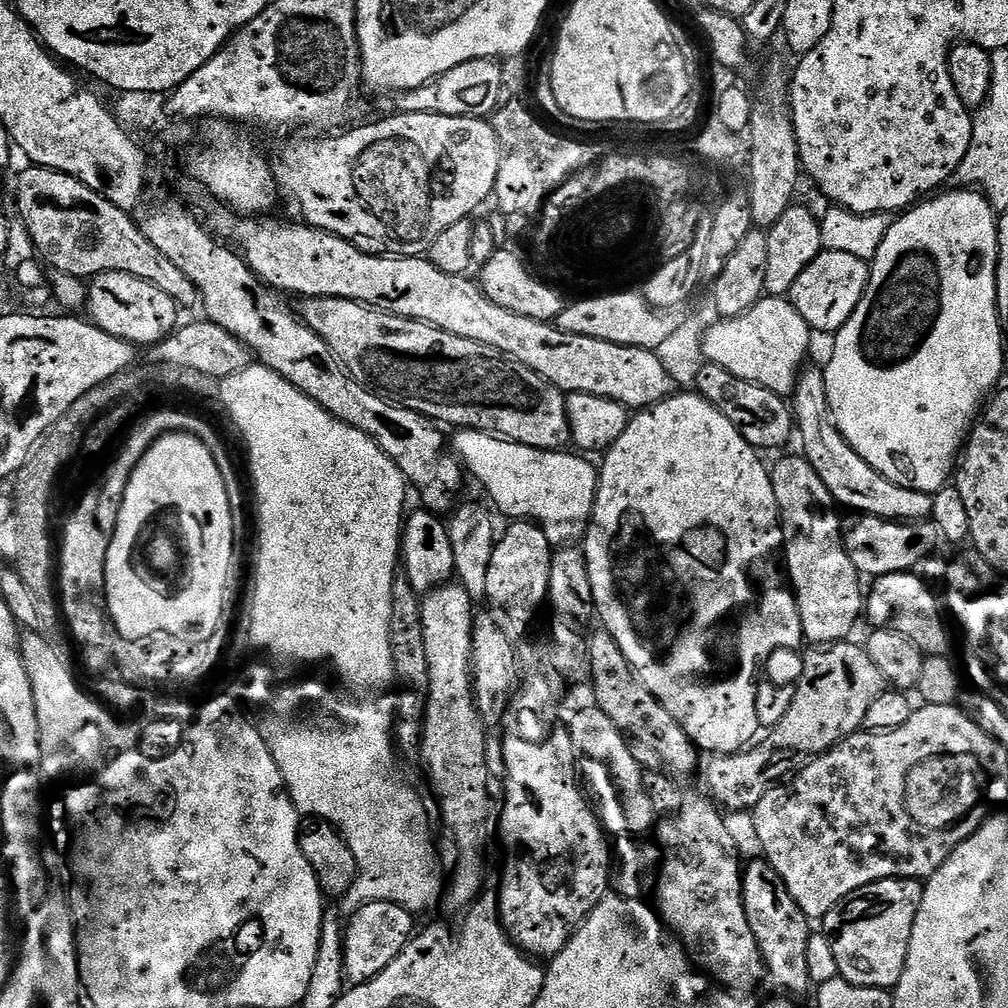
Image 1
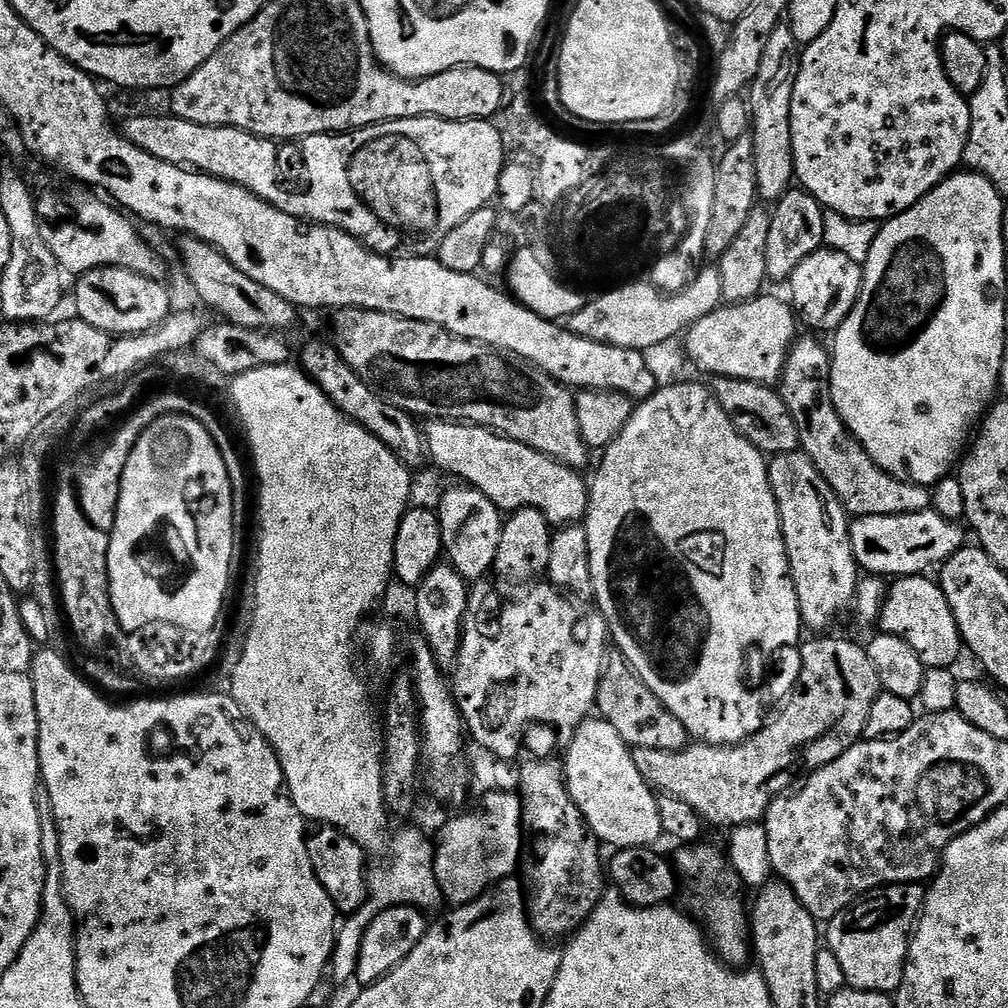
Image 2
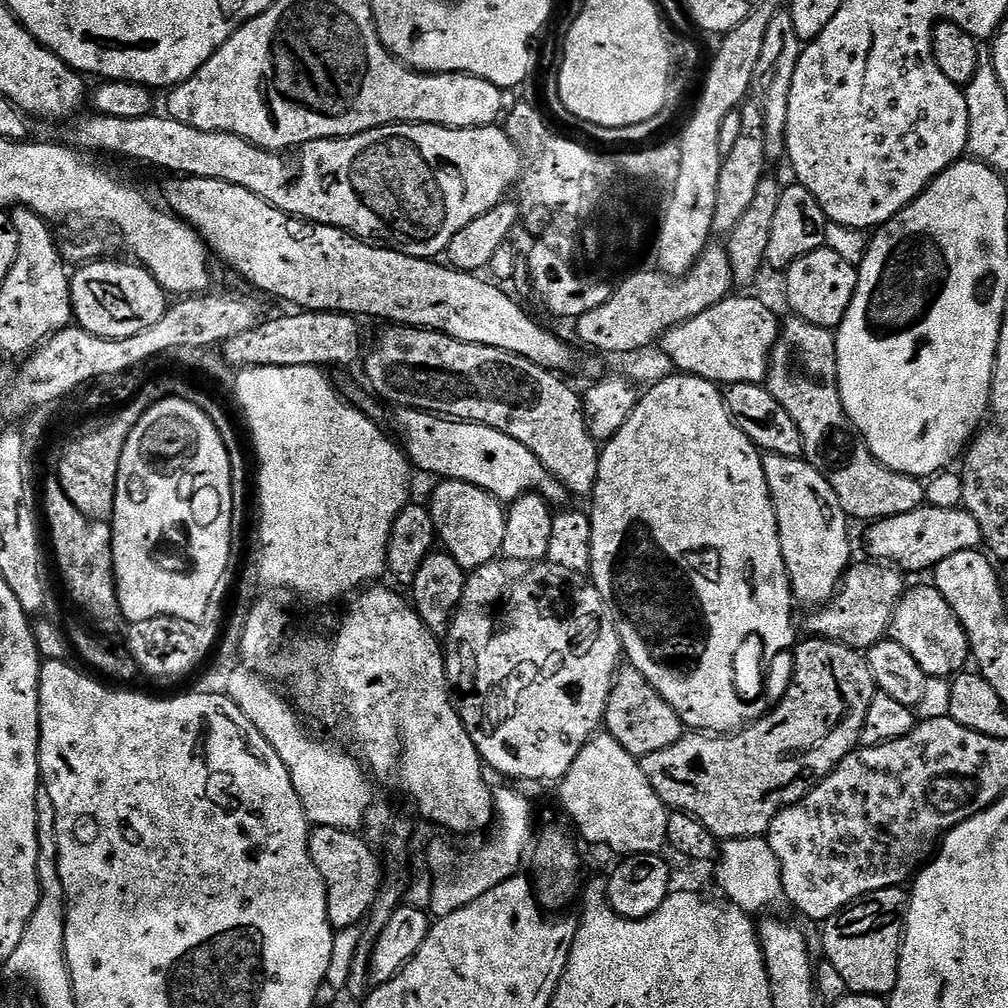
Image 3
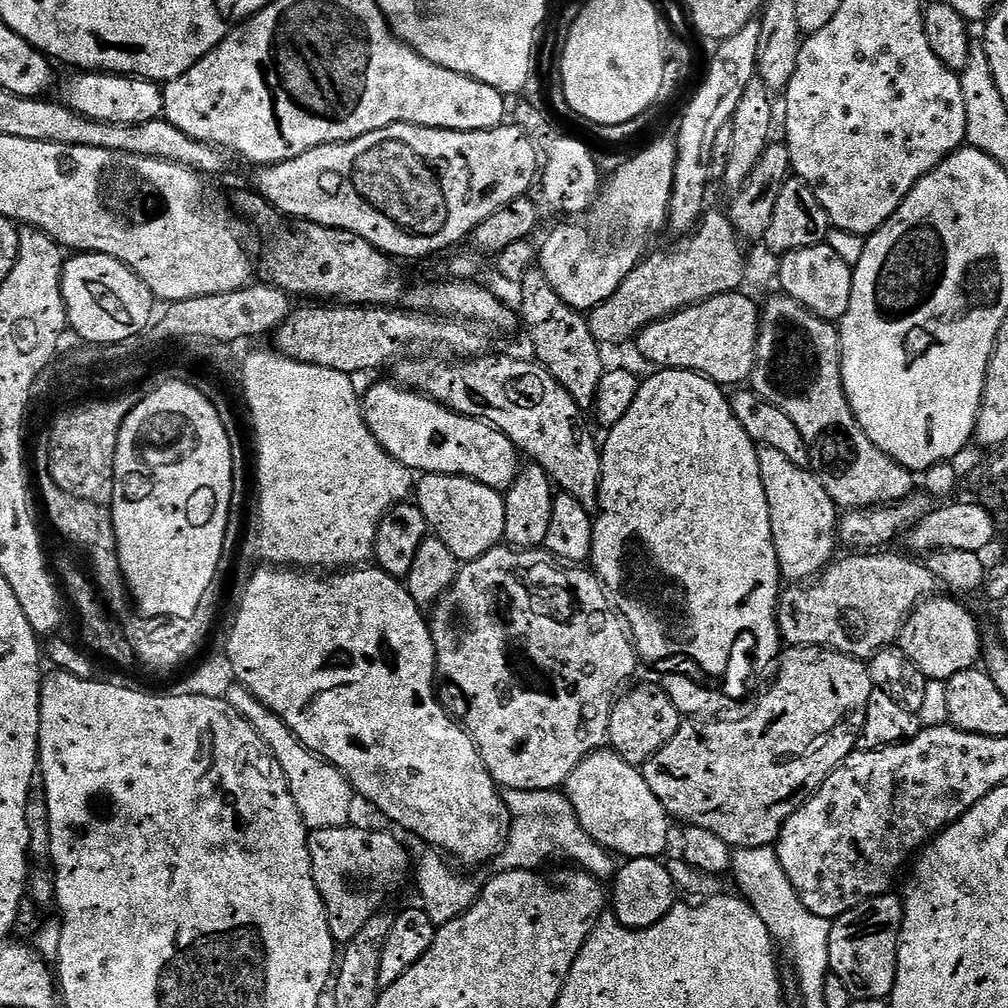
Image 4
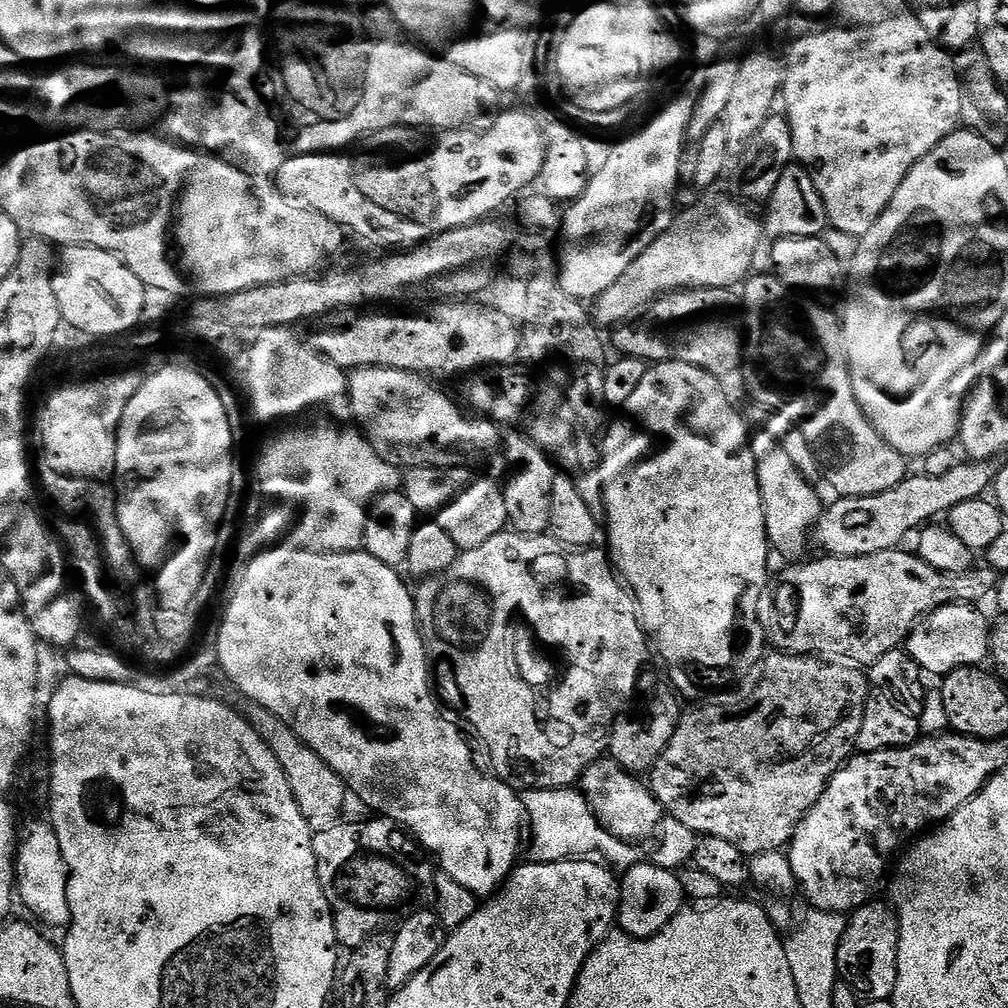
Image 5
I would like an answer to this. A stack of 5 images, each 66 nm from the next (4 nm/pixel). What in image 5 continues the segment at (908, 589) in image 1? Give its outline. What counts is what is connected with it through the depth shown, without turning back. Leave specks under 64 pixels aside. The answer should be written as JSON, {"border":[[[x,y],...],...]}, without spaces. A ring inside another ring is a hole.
{"border":[[[951,604],[924,617],[906,641],[906,650],[929,677],[943,678],[959,668],[974,668],[989,659],[990,620],[971,604]]]}

